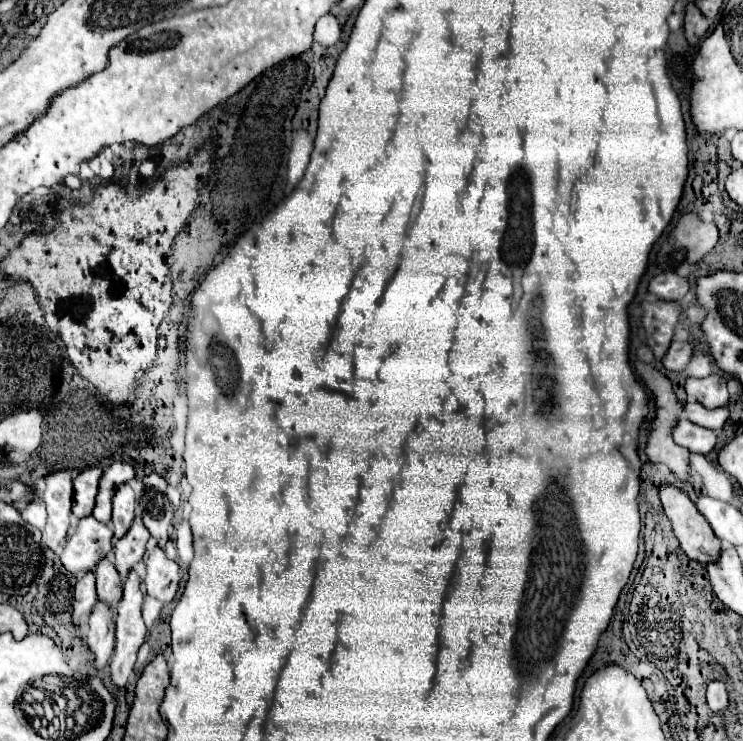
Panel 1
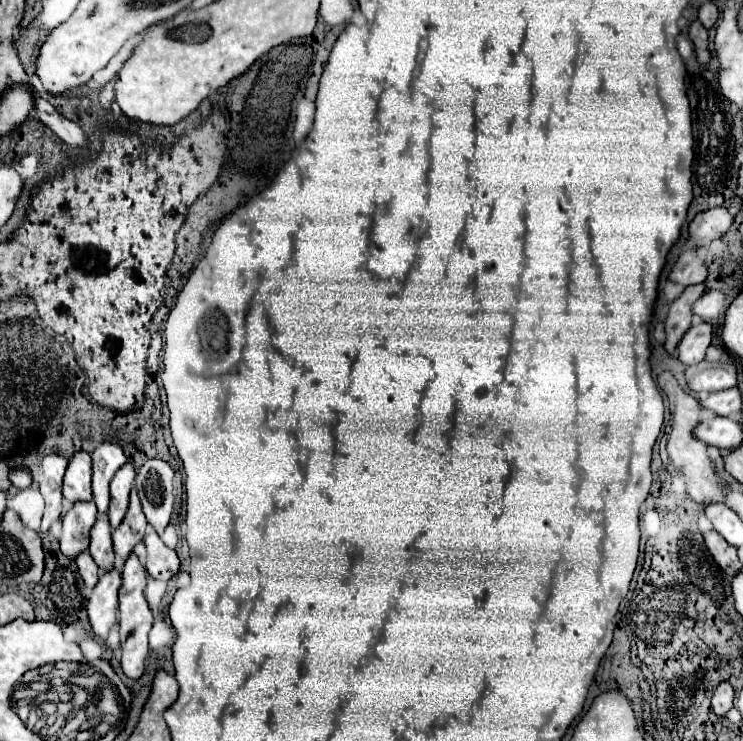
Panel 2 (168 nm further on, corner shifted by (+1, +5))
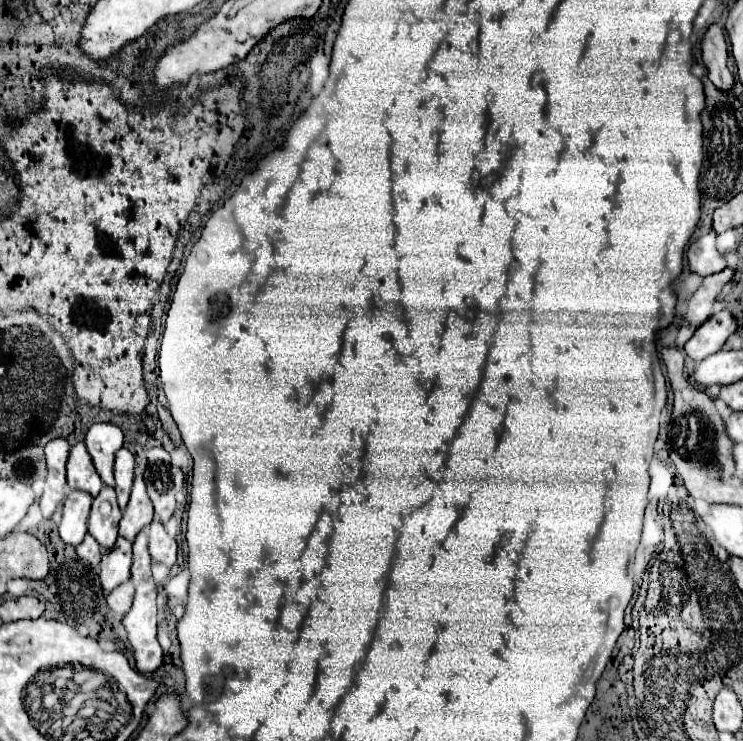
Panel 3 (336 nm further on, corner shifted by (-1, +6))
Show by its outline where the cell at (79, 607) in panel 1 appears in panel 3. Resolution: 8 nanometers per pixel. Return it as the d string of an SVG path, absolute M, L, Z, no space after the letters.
M87 534L85 540L77 546L77 556L79 556L81 560L89 562L89 564L97 570L97 566L99 566L99 562L101 562L101 546L97 544L97 540L95 540L91 534Z

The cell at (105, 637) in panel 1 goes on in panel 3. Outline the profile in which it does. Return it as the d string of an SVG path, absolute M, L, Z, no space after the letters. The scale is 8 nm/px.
M123 536L117 538L115 546L105 550L101 558L101 586L105 594L113 590L115 586L129 580L129 568L131 568L131 542Z

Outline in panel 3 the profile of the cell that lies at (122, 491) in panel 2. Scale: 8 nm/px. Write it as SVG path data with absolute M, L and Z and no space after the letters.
M119 448L115 454L115 490L117 490L117 500L121 510L127 506L129 492L133 486L133 468L135 468L135 458L127 448Z

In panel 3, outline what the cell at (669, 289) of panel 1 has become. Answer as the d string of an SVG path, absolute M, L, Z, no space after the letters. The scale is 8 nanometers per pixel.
M709 232L689 246L687 264L689 264L691 272L709 276L709 274L715 274L715 272L727 268L727 258L717 250L715 238L717 238L717 234Z

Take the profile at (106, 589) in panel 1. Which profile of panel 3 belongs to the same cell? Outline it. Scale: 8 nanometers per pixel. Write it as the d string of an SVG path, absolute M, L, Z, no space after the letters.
M103 486L101 492L93 498L93 508L89 514L89 532L95 536L101 548L111 548L111 544L115 544L119 536L119 520L121 510L115 498L115 488Z

